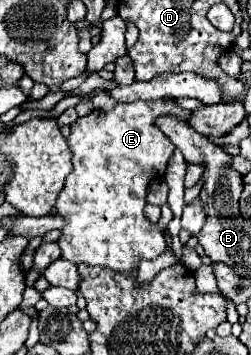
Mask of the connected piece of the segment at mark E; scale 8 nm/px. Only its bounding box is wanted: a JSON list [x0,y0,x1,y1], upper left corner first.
[56,99,192,273]

